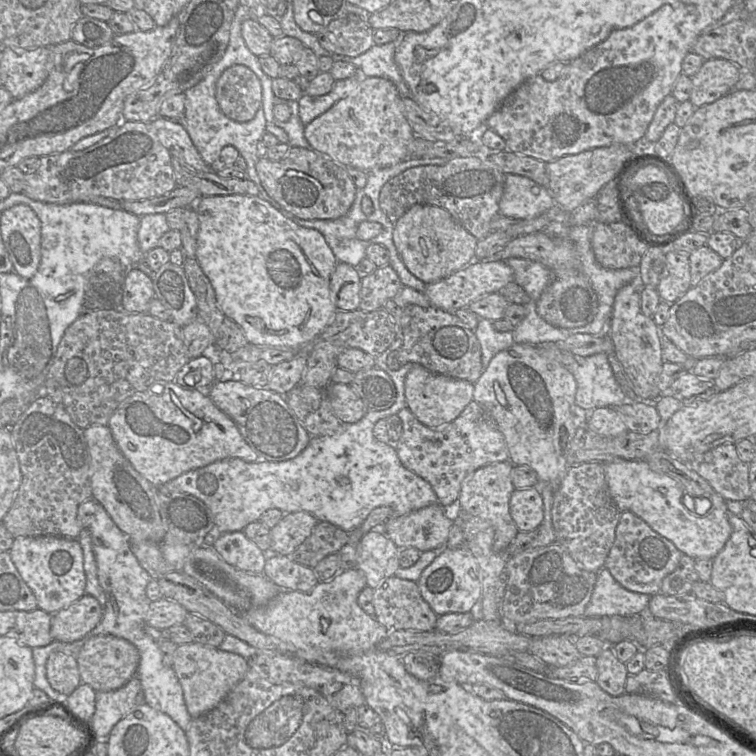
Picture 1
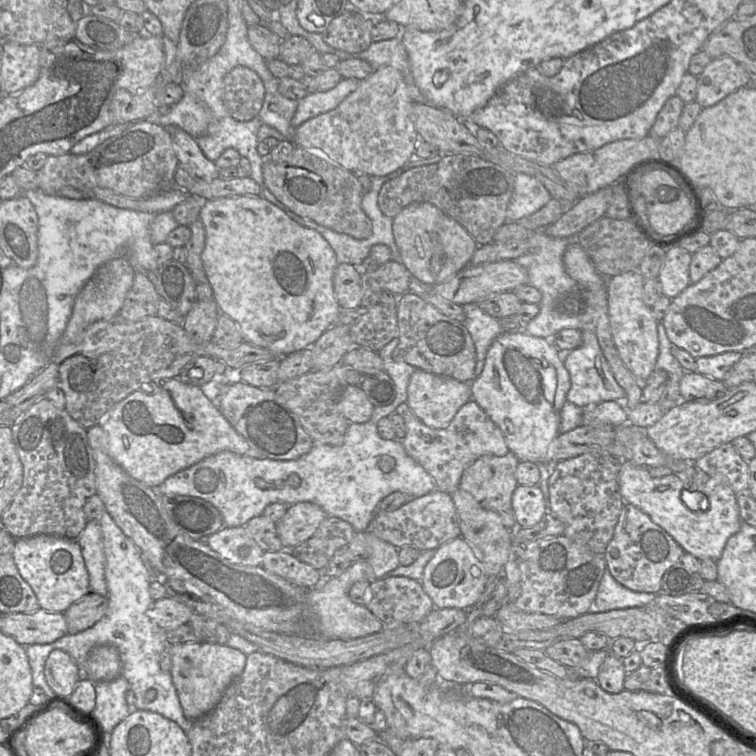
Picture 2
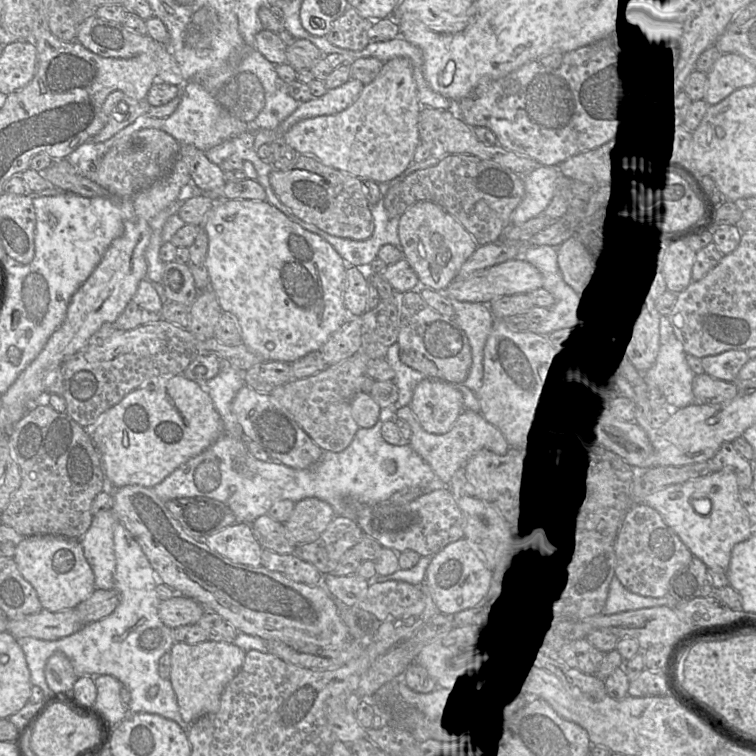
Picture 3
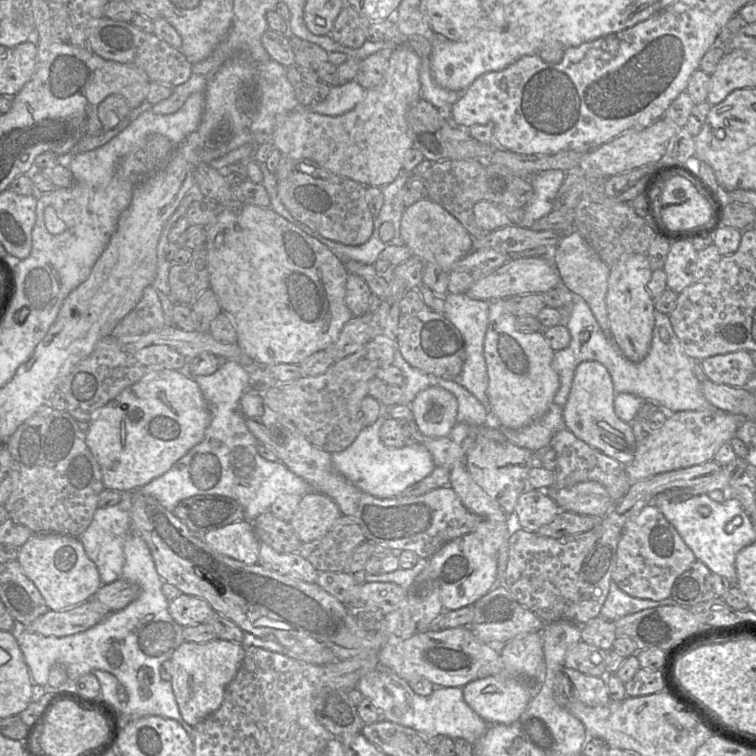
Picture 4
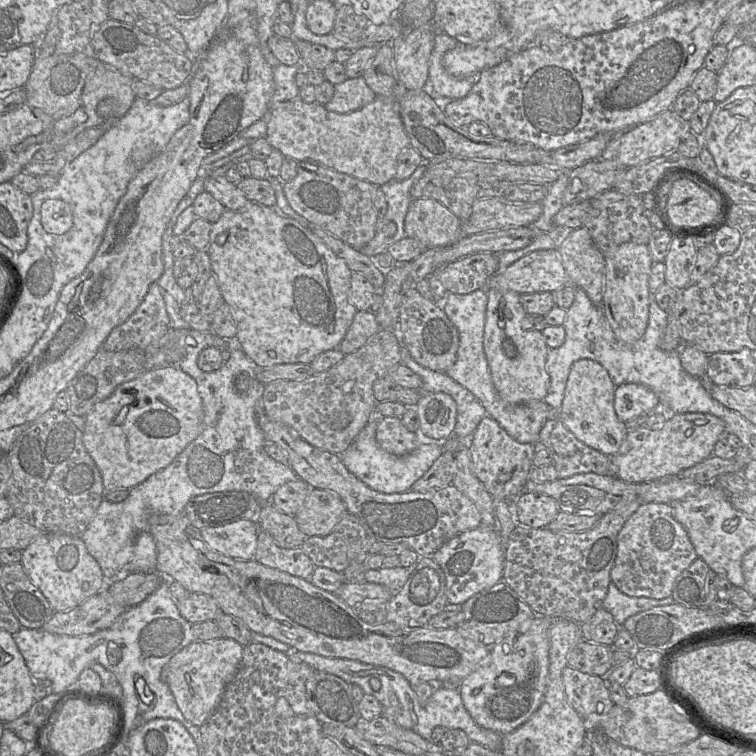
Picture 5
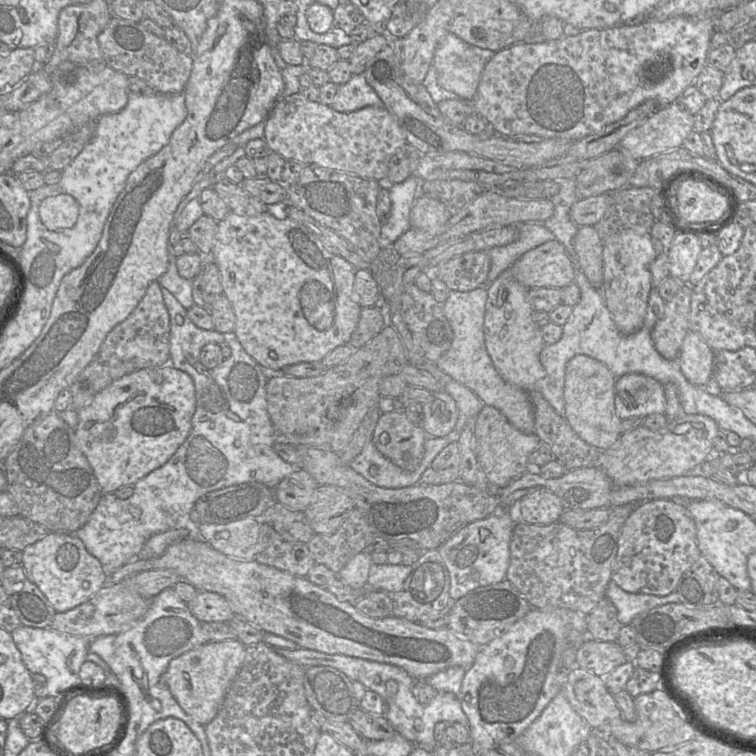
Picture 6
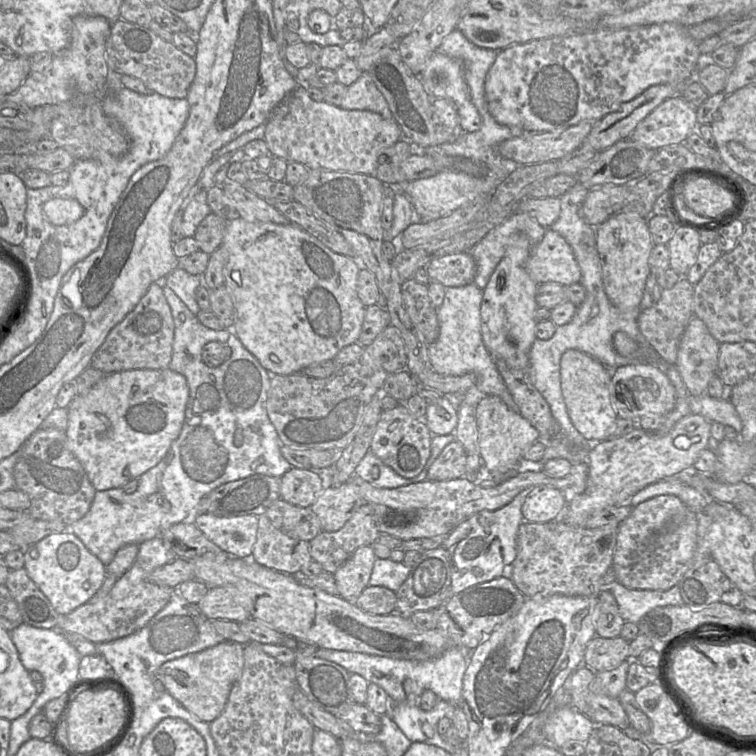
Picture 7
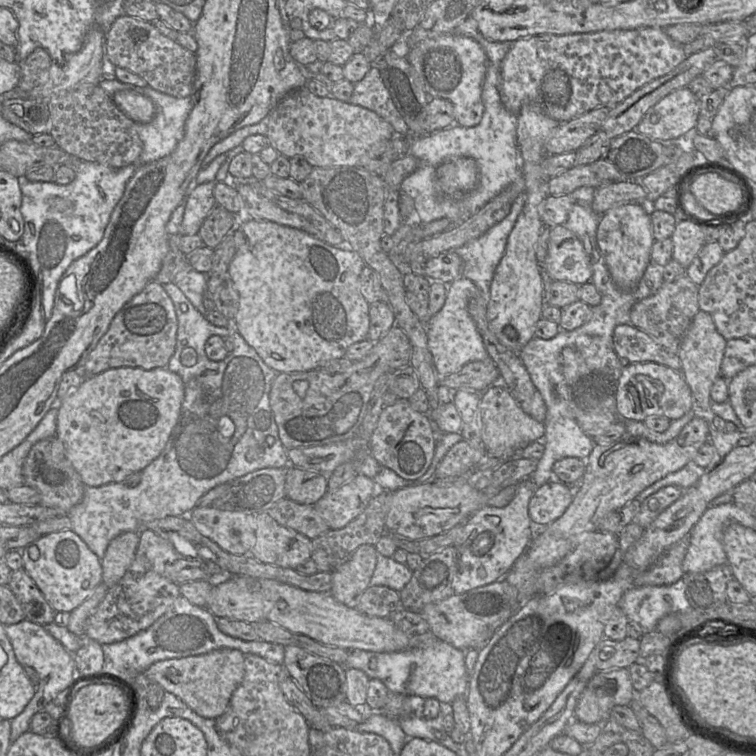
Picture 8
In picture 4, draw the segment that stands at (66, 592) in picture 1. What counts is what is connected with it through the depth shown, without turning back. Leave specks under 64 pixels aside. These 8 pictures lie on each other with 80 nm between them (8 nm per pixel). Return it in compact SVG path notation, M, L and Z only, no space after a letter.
M33 534L18 549L17 561L40 592L48 610L61 611L77 606L92 598L102 586L96 565L86 555L79 537L76 536Z

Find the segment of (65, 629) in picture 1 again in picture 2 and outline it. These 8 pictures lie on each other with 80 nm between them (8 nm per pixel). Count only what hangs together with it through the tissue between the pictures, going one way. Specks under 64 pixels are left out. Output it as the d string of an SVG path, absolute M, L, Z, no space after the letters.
M89 592L64 612L67 634L76 634L92 627L105 615L107 608L107 597Z

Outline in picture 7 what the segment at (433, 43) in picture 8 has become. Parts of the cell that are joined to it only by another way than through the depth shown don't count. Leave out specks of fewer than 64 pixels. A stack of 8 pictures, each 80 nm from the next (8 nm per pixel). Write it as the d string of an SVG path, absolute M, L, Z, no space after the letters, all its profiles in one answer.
M437 50L428 59L419 78L428 95L454 102L461 132L475 132L481 128L481 115L471 101L464 67L460 61Z

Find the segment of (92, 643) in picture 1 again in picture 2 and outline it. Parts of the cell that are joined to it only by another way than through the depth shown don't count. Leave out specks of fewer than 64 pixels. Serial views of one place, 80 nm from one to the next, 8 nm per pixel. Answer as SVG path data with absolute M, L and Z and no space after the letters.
M112 645L94 647L88 654L82 669L82 678L94 683L108 682L121 676L121 660Z

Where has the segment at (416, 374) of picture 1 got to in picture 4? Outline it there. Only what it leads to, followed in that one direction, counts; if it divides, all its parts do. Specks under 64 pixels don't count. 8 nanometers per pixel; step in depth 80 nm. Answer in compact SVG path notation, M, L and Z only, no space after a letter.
M439 386L419 392L410 407L412 418L426 437L445 437L458 422L457 398Z

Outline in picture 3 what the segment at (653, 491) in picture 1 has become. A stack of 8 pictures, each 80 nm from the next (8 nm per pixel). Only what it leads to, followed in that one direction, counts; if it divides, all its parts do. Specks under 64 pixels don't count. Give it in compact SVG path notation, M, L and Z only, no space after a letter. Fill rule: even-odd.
M724 468L681 484L667 486L646 496L642 503L661 515L693 557L700 559L709 569L726 571L733 547L748 539L755 531L740 502L739 491L735 472L731 468ZM699 501L706 505L706 510L709 508L707 515L697 511Z

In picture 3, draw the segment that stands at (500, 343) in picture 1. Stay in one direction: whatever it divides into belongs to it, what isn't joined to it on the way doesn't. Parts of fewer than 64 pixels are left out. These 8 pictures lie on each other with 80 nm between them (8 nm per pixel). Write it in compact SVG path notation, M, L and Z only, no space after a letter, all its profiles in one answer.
M451 300L455 310L454 320L466 333L472 354L472 365L463 383L477 393L484 376L484 347L492 330L495 317L488 304Z

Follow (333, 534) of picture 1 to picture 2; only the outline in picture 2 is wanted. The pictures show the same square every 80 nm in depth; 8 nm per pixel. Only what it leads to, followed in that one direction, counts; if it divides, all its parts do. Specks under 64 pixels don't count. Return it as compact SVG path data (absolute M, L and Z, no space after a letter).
M327 517L309 540L289 551L299 561L323 573L335 552L348 547L355 534L356 531L348 522Z

